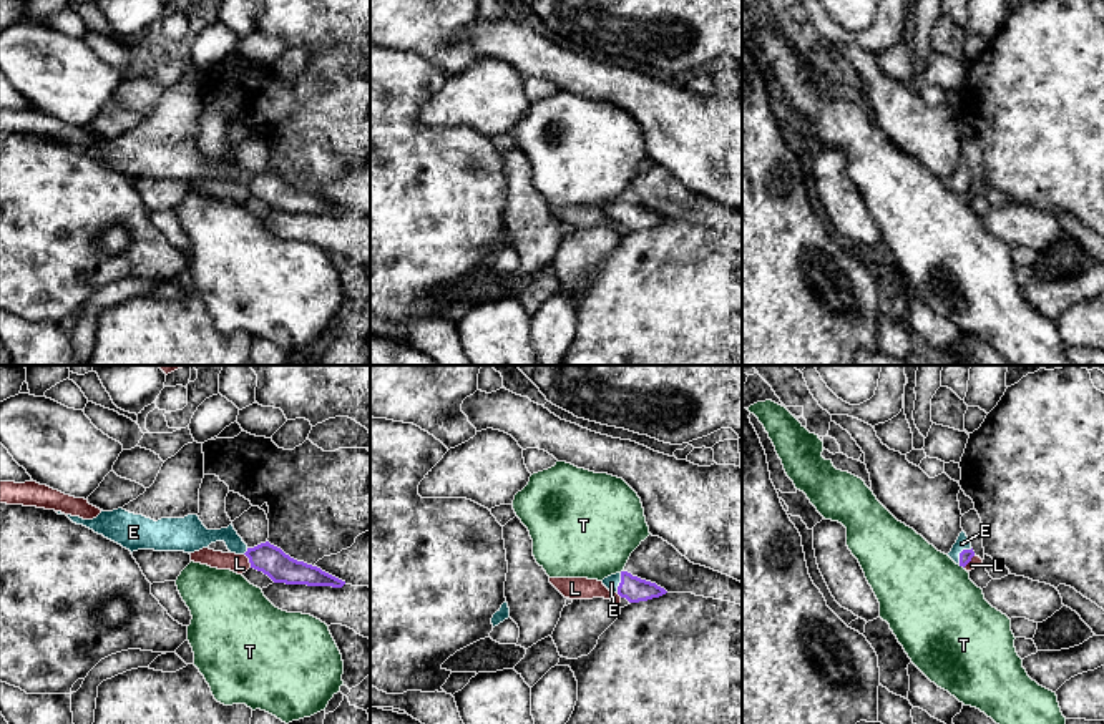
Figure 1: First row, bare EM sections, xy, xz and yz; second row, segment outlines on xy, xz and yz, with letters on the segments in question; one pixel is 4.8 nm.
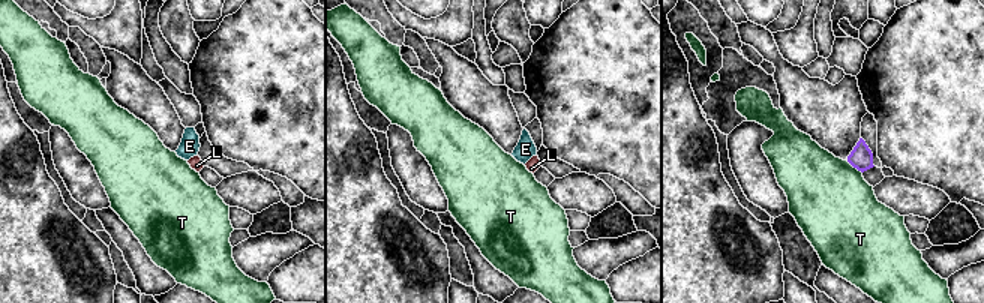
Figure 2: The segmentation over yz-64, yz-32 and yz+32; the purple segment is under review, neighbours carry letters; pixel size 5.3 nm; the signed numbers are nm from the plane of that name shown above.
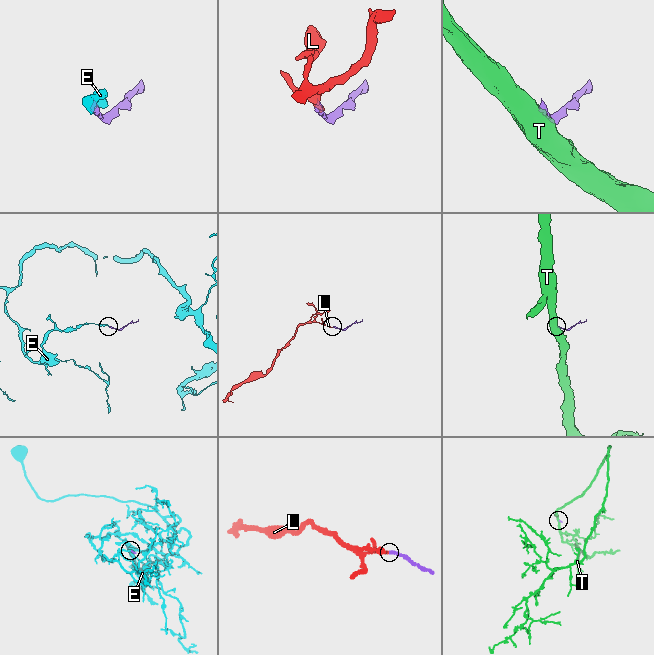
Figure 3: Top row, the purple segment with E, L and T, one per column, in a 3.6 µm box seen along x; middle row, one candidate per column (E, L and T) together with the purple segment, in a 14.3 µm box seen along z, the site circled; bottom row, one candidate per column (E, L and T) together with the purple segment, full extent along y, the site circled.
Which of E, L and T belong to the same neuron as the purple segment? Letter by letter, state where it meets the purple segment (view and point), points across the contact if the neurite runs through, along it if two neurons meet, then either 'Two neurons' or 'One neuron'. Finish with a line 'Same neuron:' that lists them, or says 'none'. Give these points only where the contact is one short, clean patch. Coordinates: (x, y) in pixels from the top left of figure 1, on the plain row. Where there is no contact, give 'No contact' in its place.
E: Touches purple at yz (960, 181). Path across: yz (965, 185), (960, 181), (962, 171). One neuron
L: Touches purple at xy (249, 188). Boundary: xy (244, 181), (251, 195). Two neurons
T: Touches purple at yz (962, 193). Boundary: yz (958, 193), (963, 196). Two neurons
Same neuron: E

